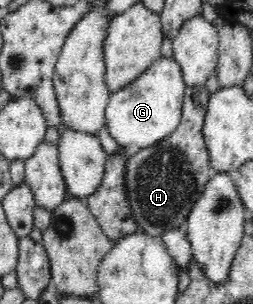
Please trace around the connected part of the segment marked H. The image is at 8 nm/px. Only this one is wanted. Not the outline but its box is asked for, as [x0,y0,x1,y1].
[125,85,213,237]

